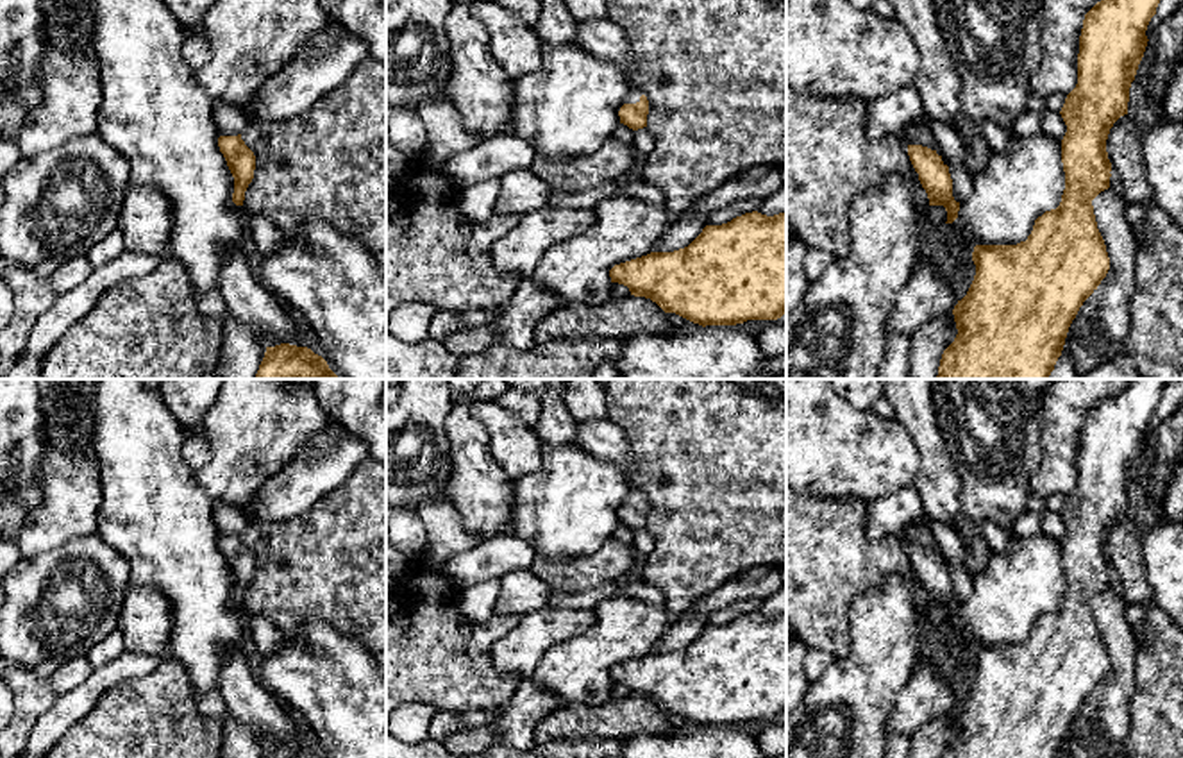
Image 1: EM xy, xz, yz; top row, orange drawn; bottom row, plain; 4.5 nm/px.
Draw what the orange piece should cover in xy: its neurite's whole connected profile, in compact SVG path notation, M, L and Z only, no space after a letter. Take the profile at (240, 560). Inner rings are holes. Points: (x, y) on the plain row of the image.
M220 536L218 538L220 552L223 554L227 567L234 577L234 594L232 602L243 606L245 592L254 579L256 556L238 536Z

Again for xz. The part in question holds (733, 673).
M752 611L722 626L706 626L688 647L615 665L609 678L611 683L627 686L631 695L650 699L665 713L675 713L702 728L777 720L786 713L786 613L767 617Z

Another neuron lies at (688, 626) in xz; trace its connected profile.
M688 610L672 622L667 635L654 645L652 653L674 653L688 647L706 626L708 615Z

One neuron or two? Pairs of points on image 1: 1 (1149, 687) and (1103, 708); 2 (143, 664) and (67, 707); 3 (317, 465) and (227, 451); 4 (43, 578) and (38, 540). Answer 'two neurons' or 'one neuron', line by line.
1: two neurons
2: one neuron
3: two neurons
4: two neurons

